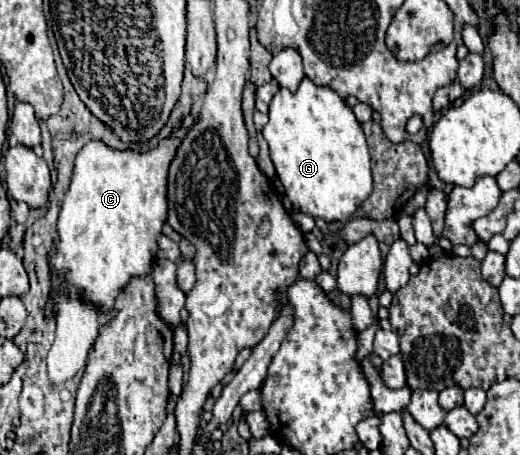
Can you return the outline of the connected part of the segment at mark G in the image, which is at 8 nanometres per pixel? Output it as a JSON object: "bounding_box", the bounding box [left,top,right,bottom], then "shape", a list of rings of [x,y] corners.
{"bounding_box":[263,77,371,223],"shape":[[[307,77],[299,83],[295,93],[281,87],[269,103],[269,121],[263,127],[263,137],[269,143],[271,159],[285,193],[289,201],[301,209],[301,213],[321,217],[325,221],[345,223],[371,195],[371,161],[361,123],[345,99],[339,97],[337,91],[331,91],[331,87],[319,87]]]}

